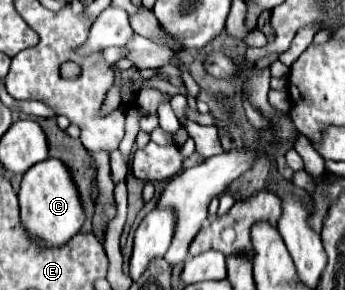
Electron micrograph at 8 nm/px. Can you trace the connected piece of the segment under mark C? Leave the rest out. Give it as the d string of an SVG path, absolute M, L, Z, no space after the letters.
M47 159L41 161L39 165L33 165L23 175L17 197L19 197L23 227L31 233L31 237L35 237L35 241L39 241L39 245L51 245L51 247L65 245L81 229L85 221L85 213L77 189L73 185L71 173L57 159Z

